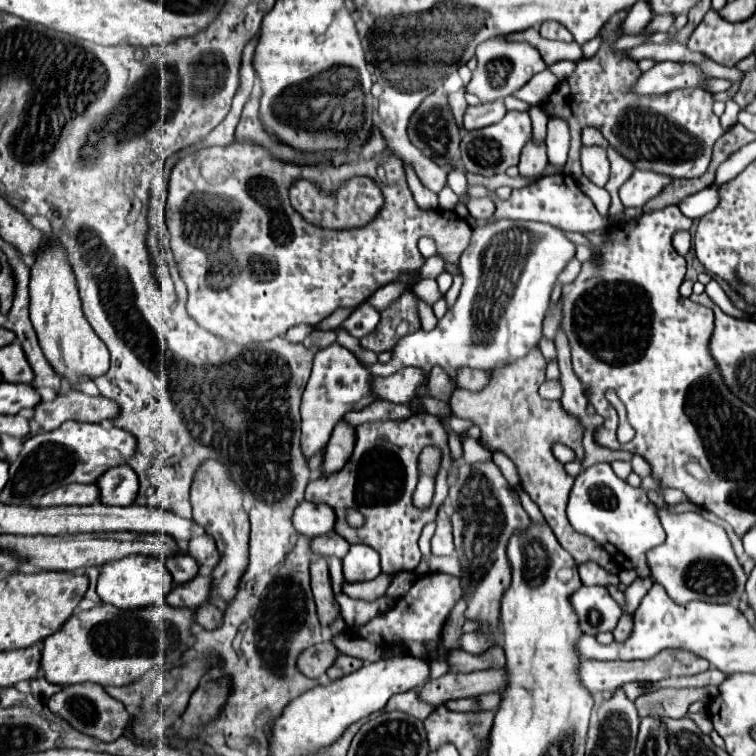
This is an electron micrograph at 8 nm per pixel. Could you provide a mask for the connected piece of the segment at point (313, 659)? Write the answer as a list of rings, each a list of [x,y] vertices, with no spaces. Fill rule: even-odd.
[[[331,640],[315,644],[307,648],[303,656],[299,656],[299,670],[311,678],[321,678],[327,672],[327,668],[333,666],[337,654],[339,650]]]

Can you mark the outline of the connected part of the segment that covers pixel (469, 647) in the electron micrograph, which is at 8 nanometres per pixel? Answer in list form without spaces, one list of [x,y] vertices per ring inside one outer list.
[[[463,634],[459,638],[459,648],[465,652],[471,652],[471,654],[483,654],[489,646],[491,646],[489,638],[481,638],[477,634]]]

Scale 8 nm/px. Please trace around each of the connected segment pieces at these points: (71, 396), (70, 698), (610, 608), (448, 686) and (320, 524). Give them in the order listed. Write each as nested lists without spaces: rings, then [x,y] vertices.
[[[77,390],[59,394],[53,402],[41,402],[35,408],[35,420],[43,430],[55,430],[67,420],[101,424],[105,420],[115,420],[119,416],[119,406],[109,398],[93,398]]]
[[[93,682],[65,686],[63,690],[59,690],[57,694],[53,694],[49,698],[49,708],[57,716],[63,716],[73,728],[79,728],[79,732],[95,736],[97,740],[103,740],[103,742],[117,740],[117,736],[123,734],[123,730],[125,730],[125,726],[129,722],[129,714],[125,710],[125,706],[119,700],[111,698],[103,690],[103,686],[93,684]]]
[[[581,586],[573,596],[571,604],[579,616],[581,630],[597,636],[599,632],[613,632],[623,610],[609,596],[605,586]]]
[[[505,668],[495,670],[477,670],[469,674],[453,674],[447,672],[441,678],[429,680],[423,688],[419,688],[419,698],[425,704],[441,706],[449,700],[481,696],[489,692],[501,692],[505,688]]]
[[[303,502],[299,504],[299,508],[295,508],[293,526],[303,536],[309,536],[309,538],[323,536],[335,528],[335,512],[327,504]]]

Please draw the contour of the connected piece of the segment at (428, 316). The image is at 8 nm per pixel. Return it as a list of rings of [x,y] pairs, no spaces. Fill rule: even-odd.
[[[419,300],[419,316],[421,316],[421,324],[423,324],[423,330],[433,330],[435,324],[437,324],[437,318],[433,314],[433,310],[427,306],[427,304],[421,304]]]

